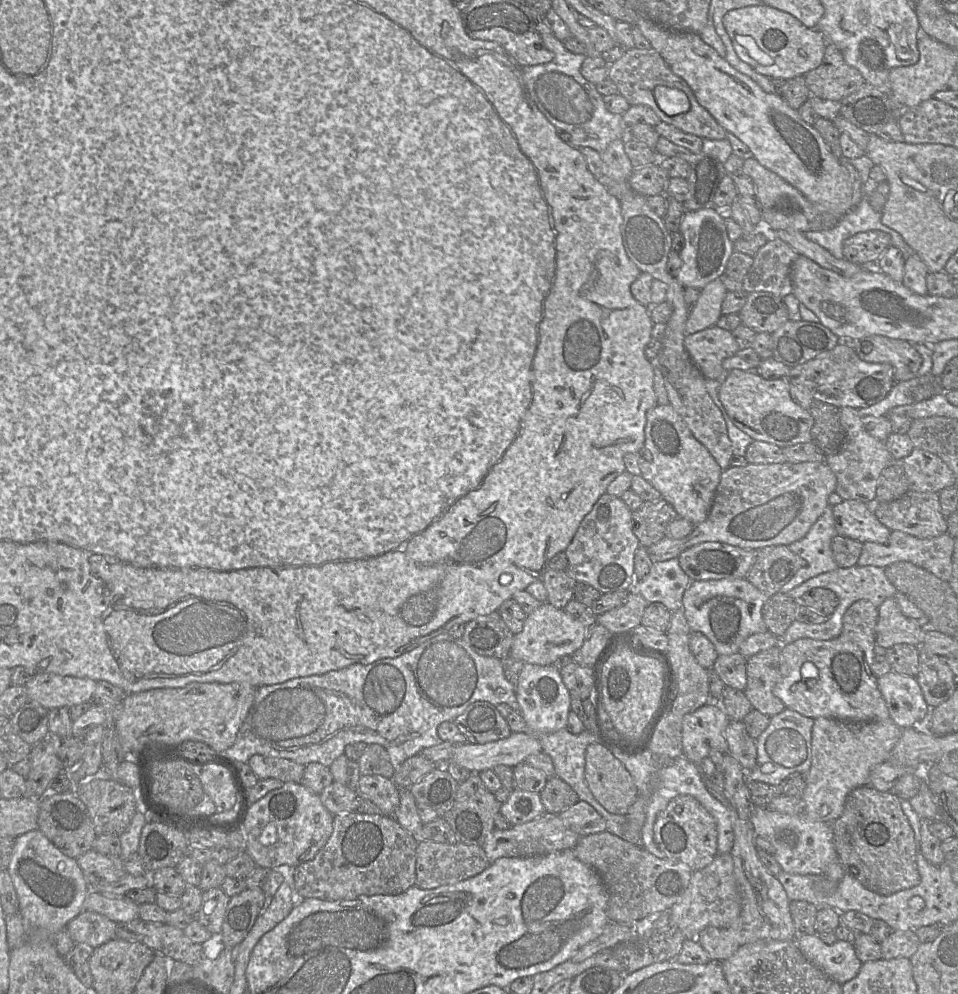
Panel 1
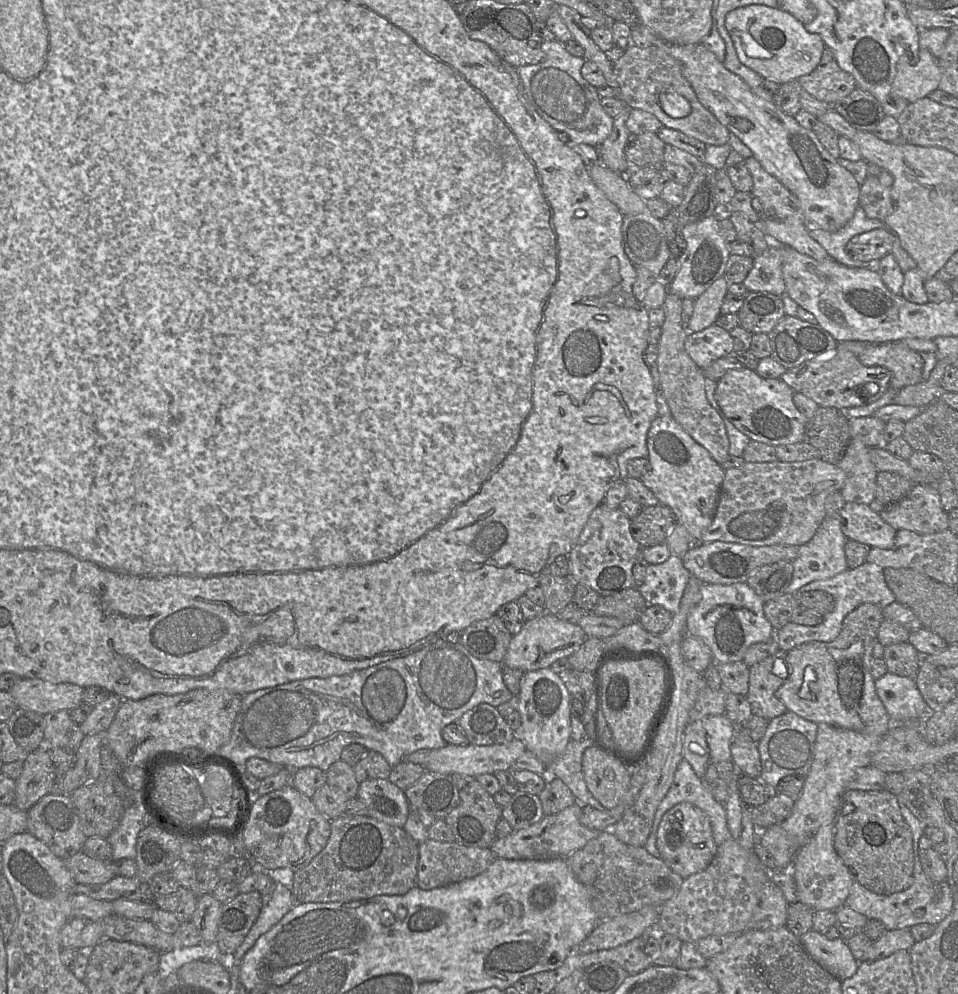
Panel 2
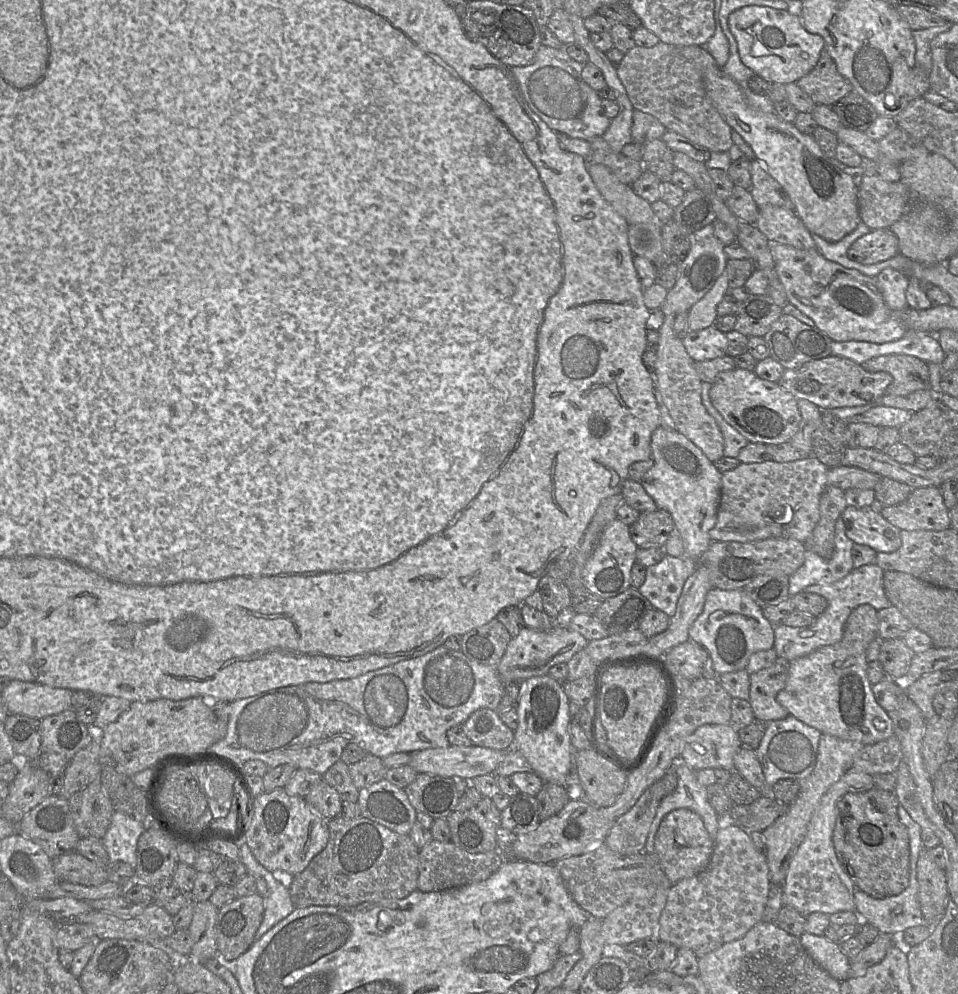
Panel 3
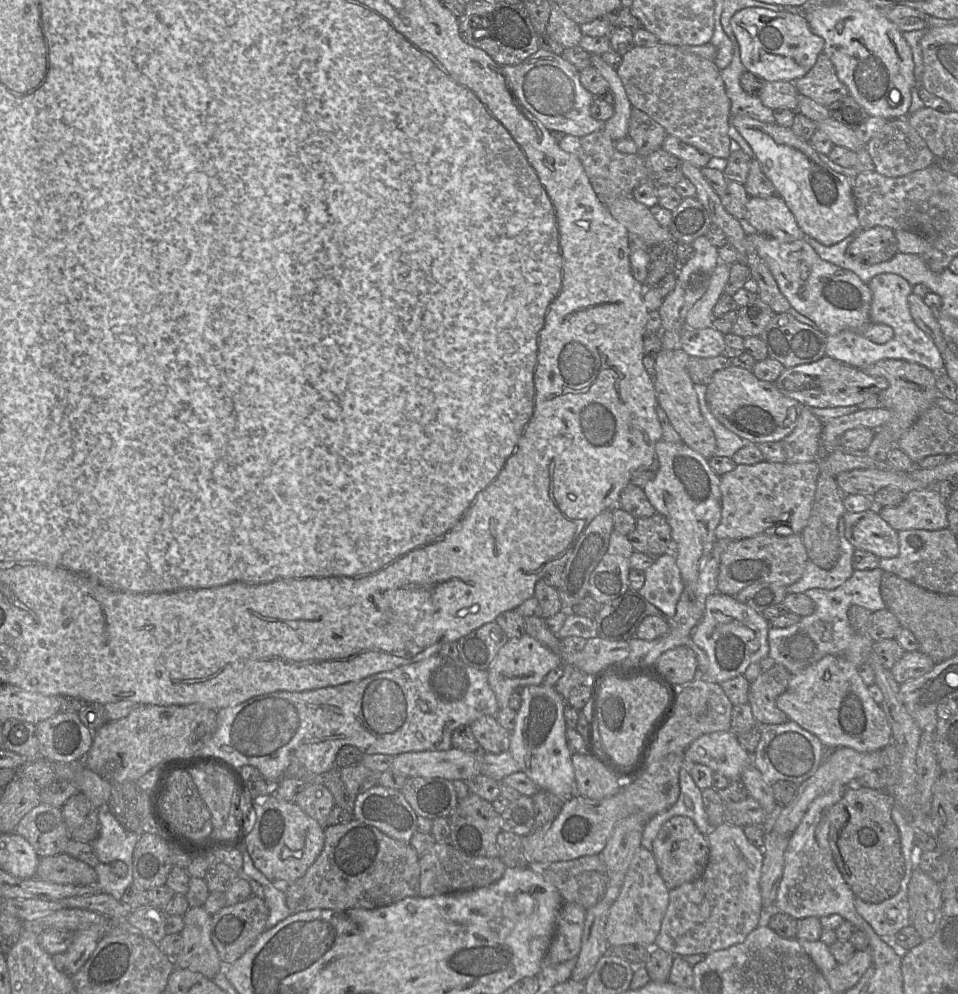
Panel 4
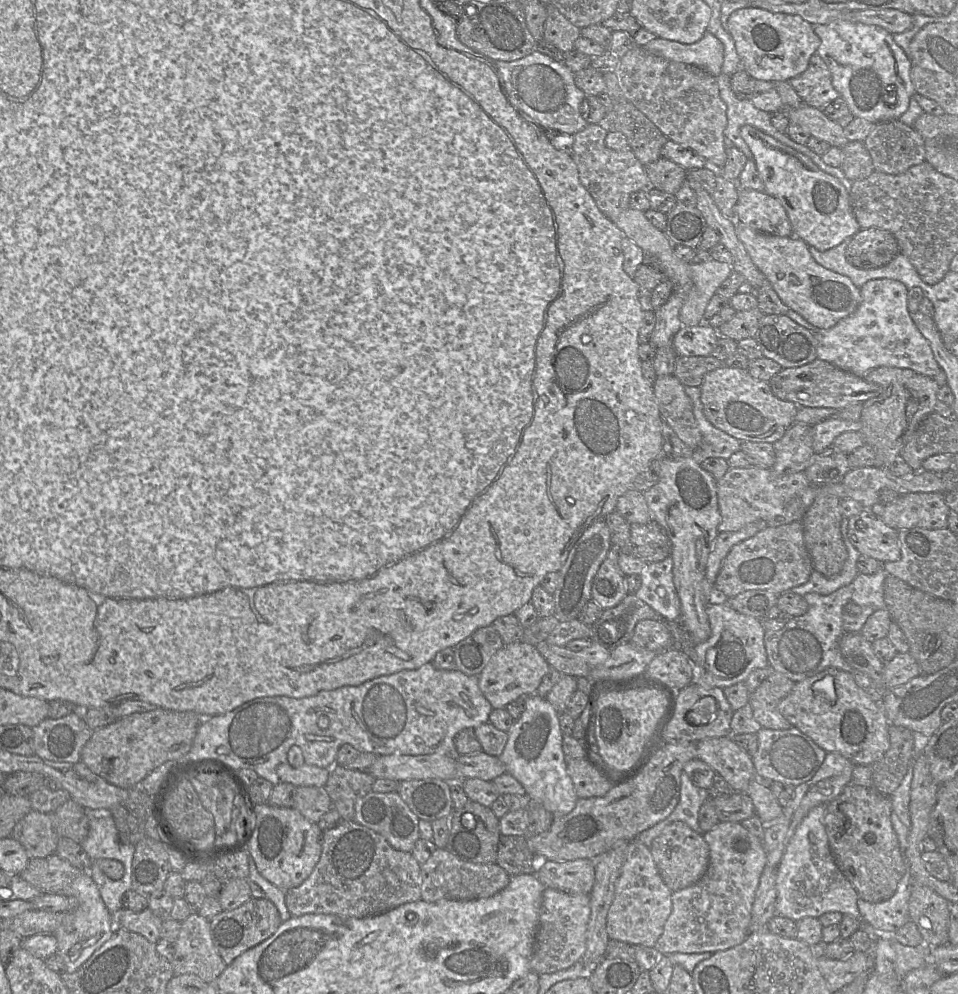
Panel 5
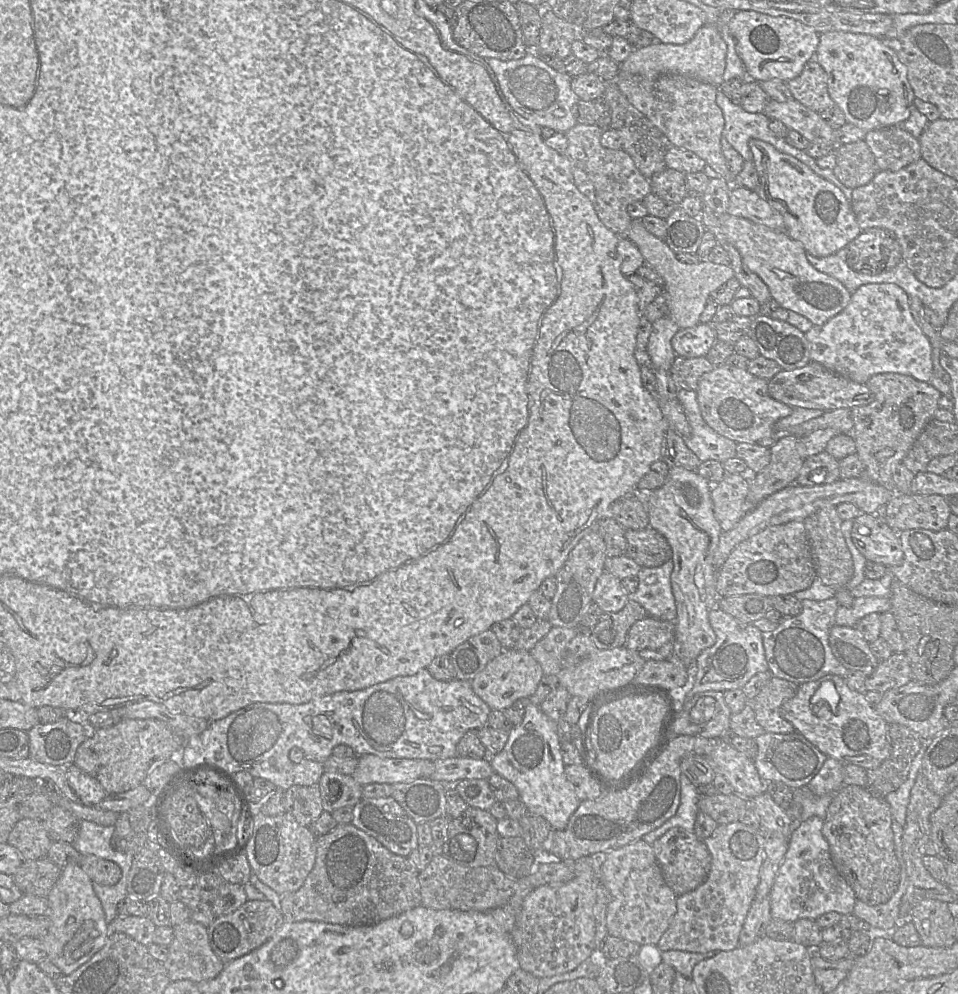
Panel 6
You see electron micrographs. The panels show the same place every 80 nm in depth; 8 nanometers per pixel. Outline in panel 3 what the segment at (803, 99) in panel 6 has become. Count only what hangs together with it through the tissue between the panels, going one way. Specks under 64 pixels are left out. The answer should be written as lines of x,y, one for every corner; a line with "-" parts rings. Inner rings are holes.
823,49
816,66
797,84
815,102
832,106
854,88
851,82
837,70
837,66
827,49

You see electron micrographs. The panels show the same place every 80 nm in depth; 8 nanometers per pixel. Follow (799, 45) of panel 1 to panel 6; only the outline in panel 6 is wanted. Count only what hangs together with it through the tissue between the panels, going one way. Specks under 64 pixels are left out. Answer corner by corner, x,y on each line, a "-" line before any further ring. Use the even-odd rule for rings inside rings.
752,10
736,11
728,28
747,77
757,82
773,78
788,81
799,76
805,64
814,58
820,41
819,34
812,27
798,20

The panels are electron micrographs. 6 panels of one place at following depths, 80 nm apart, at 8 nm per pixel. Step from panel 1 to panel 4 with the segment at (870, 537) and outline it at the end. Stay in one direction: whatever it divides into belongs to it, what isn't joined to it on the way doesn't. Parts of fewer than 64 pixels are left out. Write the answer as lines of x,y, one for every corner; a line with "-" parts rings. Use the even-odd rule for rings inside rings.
870,509
862,512
847,512
843,514
845,537
855,549
868,551
878,558
893,558
899,553
898,533
878,513

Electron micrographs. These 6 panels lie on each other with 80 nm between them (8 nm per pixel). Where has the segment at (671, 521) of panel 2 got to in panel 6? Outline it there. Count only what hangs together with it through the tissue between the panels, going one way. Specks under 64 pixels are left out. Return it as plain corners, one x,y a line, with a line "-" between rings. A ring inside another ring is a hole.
651,527
641,530
625,530
626,556
642,568
661,566
672,560
672,550
666,538

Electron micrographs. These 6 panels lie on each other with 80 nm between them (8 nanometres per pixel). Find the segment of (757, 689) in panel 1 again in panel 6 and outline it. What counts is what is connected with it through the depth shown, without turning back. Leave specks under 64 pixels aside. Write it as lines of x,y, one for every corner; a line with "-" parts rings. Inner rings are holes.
772,677
761,688
755,698
750,701
755,713
756,721
765,731
779,734
788,734
795,731
794,726
780,715
780,707
785,701
794,697
797,688
798,685
793,682

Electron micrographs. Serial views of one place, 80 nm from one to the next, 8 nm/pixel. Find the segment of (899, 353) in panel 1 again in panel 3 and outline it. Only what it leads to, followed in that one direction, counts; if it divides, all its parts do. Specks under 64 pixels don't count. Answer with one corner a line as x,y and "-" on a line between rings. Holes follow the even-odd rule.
887,354
871,358
860,365
868,372
885,371
892,376
886,394
901,396
915,390
929,389
928,365
917,357

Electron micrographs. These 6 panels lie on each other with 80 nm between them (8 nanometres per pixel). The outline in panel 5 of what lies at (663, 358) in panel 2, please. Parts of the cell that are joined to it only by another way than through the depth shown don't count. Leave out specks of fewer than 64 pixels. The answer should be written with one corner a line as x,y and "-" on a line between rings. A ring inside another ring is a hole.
674,375
657,376
653,391
661,418
682,442
696,450
702,442
702,434
693,413
692,400
685,392
685,386

